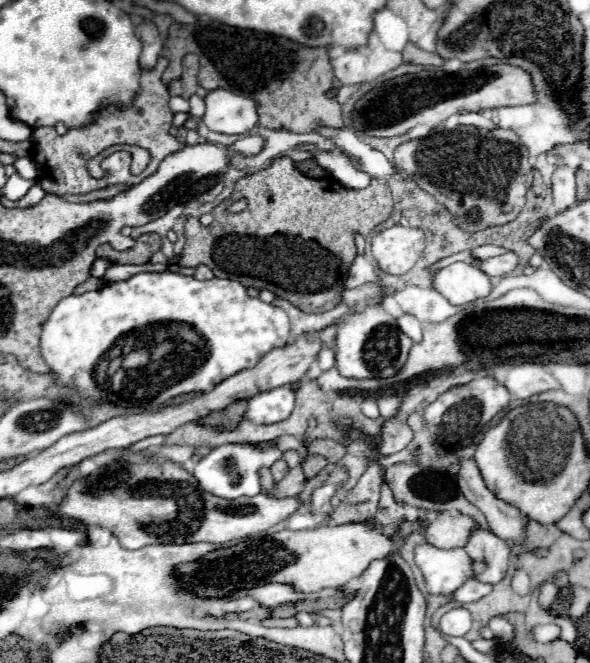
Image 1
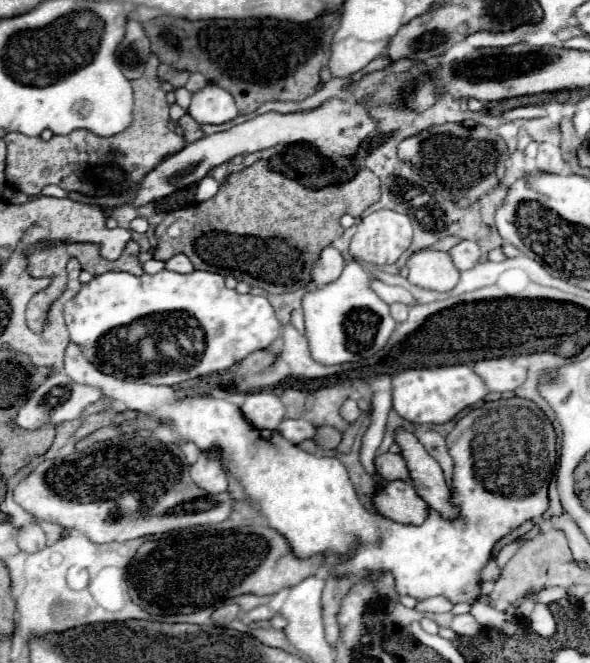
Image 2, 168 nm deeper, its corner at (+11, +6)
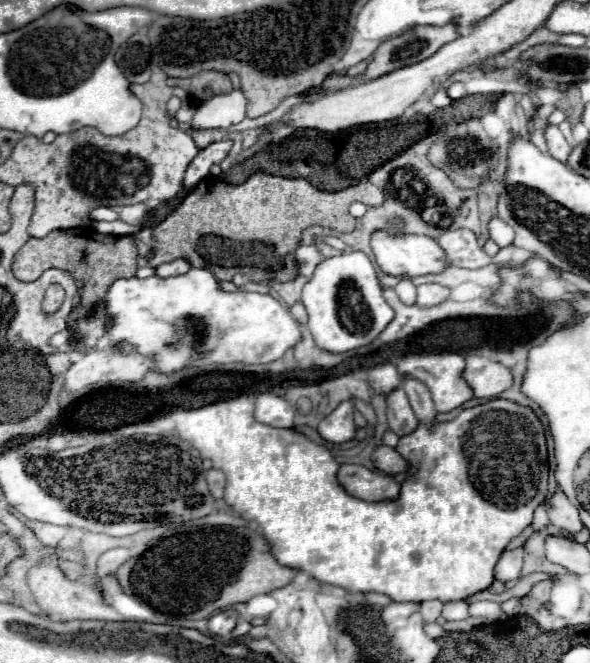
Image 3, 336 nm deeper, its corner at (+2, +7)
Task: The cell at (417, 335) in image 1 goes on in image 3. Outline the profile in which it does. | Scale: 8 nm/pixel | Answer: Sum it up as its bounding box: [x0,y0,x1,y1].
[396,279,416,305]

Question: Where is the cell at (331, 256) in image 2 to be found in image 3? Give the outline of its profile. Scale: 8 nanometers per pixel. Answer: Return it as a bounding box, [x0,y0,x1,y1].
[296,245,326,277]

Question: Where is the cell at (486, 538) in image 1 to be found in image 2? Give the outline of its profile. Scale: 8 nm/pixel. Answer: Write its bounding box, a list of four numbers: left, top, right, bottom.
[395,428,457,518]

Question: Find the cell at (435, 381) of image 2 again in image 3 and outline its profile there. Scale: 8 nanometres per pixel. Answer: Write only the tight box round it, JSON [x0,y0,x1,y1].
[398,353,474,413]

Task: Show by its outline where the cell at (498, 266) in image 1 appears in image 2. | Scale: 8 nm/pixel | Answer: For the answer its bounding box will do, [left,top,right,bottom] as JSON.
[449,240,481,270]

